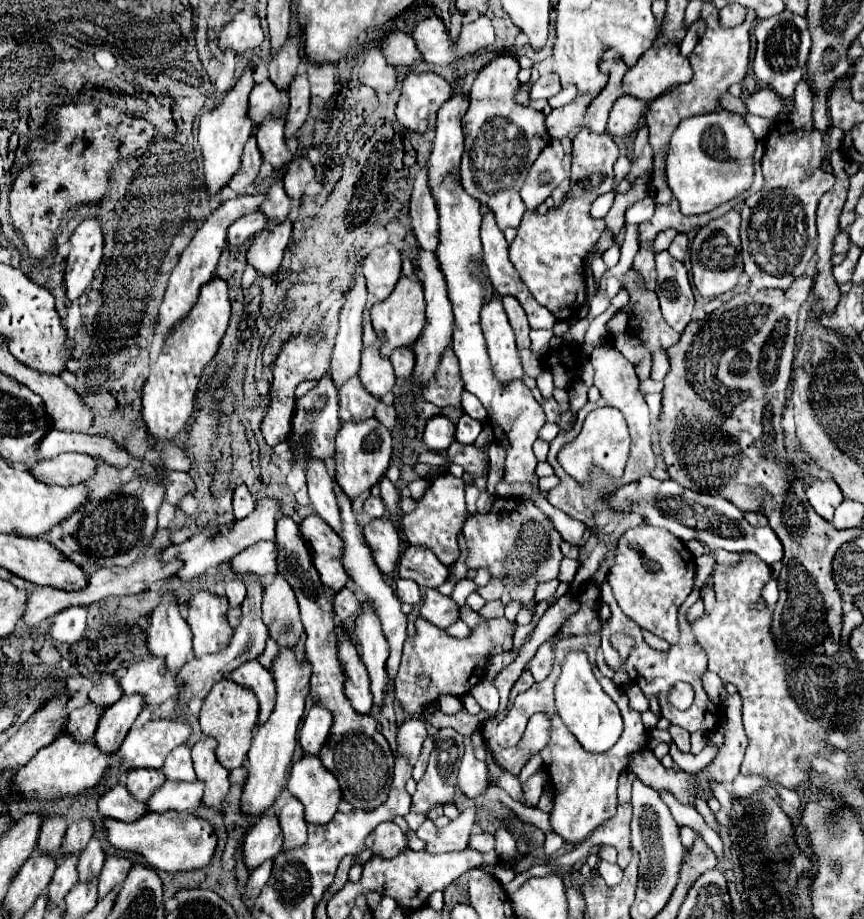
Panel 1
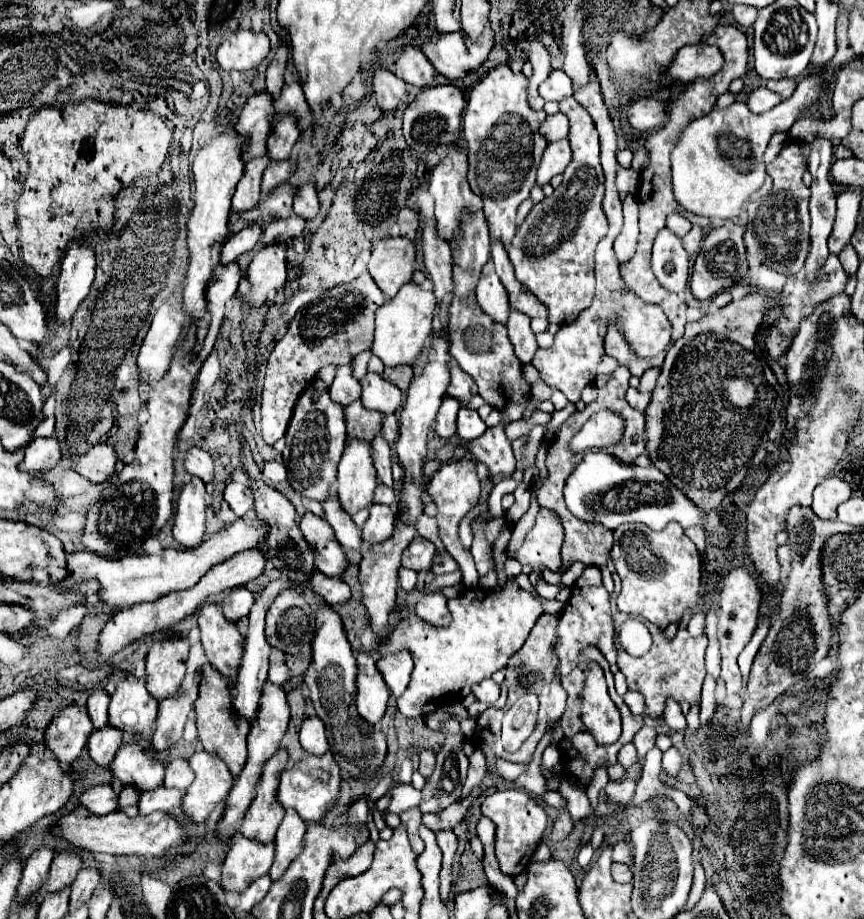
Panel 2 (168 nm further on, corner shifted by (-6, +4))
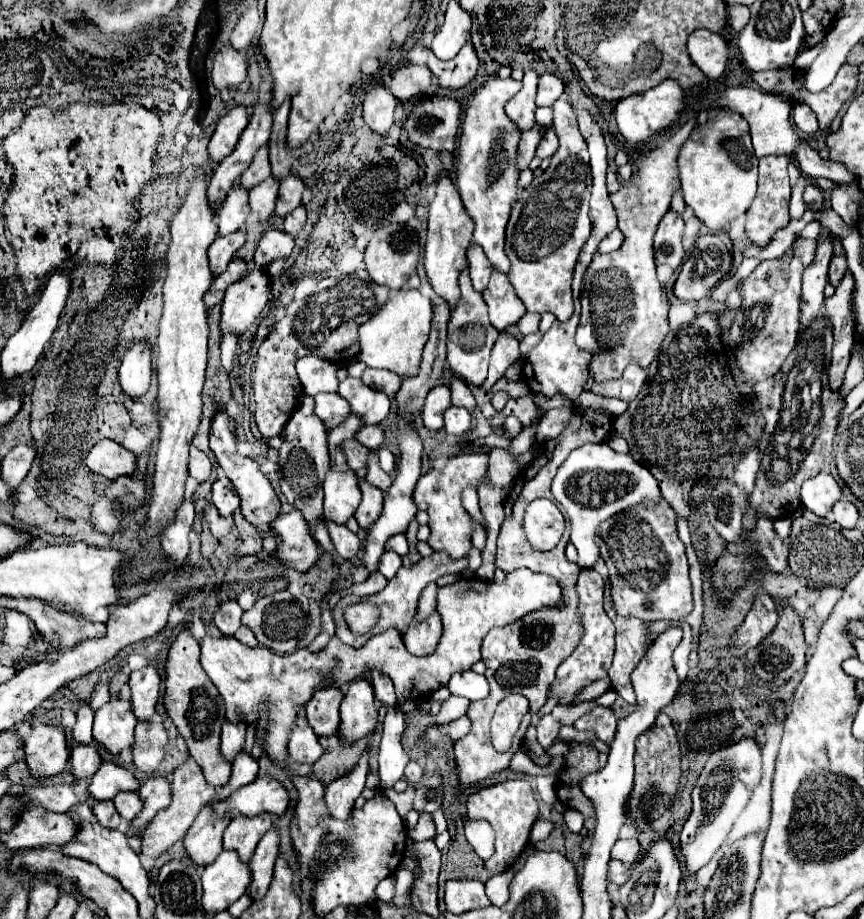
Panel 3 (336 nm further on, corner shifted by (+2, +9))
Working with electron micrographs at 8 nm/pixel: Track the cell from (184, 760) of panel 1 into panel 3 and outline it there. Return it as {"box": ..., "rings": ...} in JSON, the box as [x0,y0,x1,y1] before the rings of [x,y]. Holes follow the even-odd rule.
{"box":[130,778,170,836],"rings":[[[150,778],[146,784],[140,786],[138,796],[144,804],[142,812],[130,822],[134,836],[156,816],[158,810],[170,804],[170,778]]]}

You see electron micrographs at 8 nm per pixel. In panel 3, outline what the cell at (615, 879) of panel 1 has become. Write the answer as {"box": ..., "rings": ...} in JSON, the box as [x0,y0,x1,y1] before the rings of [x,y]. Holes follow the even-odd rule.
{"box":[608,860,630,886],"rings":[[[612,860],[612,862],[608,864],[608,880],[610,880],[612,884],[622,886],[622,884],[628,880],[628,876],[630,876],[630,868],[628,868],[626,864],[622,864],[622,862],[618,862],[618,860]]]}

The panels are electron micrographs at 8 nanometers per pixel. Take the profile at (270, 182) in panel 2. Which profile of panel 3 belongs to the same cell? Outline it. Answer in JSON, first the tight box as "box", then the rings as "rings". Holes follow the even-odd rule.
{"box":[248,176,278,224],"rings":[[[270,176],[268,180],[264,180],[262,184],[258,184],[256,188],[250,190],[250,196],[248,196],[250,208],[252,208],[252,212],[258,214],[260,224],[270,222],[270,218],[274,216],[276,196],[278,196],[278,180],[274,176]]]}

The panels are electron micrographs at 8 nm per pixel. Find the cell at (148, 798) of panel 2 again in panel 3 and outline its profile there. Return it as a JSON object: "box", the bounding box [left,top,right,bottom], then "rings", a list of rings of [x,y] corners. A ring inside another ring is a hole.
{"box":[112,792,142,822],"rings":[[[120,792],[118,796],[114,796],[112,802],[114,802],[120,818],[124,818],[128,822],[132,818],[136,818],[136,814],[142,810],[142,800],[134,792]]]}

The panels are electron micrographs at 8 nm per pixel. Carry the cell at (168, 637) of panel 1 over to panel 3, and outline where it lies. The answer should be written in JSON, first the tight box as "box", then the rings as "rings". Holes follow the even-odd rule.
{"box":[130,664,160,720],"rings":[[[154,664],[144,670],[130,674],[130,690],[132,690],[132,714],[136,720],[150,720],[156,714],[156,702],[160,694],[160,674]]]}

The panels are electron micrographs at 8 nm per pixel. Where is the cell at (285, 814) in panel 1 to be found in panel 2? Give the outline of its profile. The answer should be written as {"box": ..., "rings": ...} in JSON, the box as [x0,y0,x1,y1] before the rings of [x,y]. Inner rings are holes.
{"box":[270,809,306,881],"rings":[[[286,809],[286,817],[276,833],[276,857],[270,869],[272,881],[280,879],[290,861],[294,861],[298,853],[302,853],[304,833],[306,833],[306,821],[302,821],[302,817],[294,813],[294,809]]]}

